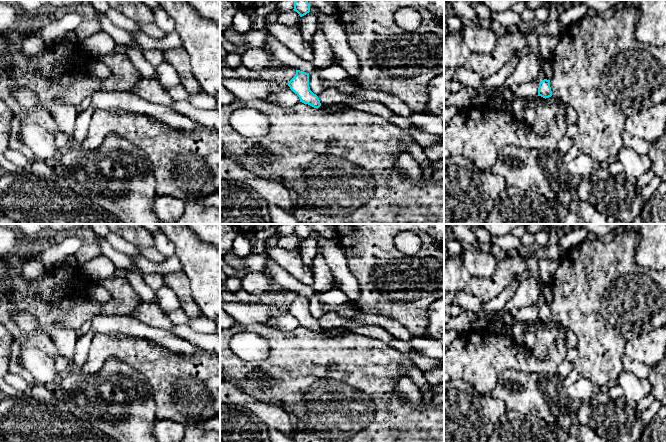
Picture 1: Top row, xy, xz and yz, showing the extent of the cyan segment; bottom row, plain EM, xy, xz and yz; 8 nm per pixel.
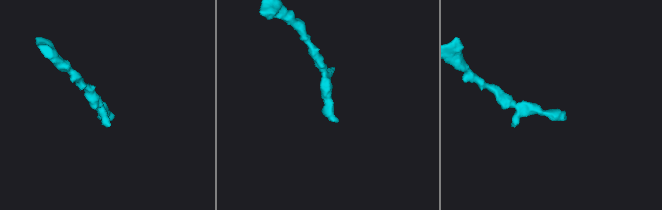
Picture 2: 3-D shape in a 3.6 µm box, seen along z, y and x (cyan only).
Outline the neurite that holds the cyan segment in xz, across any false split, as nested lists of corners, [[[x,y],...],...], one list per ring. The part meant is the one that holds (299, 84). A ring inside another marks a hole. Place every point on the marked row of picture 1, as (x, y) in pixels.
[[[296,70],[295,76],[287,83],[290,89],[299,97],[300,102],[322,110],[348,110],[352,106],[344,103],[331,105],[321,104],[318,96],[309,87],[309,73]]]

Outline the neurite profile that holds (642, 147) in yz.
[[[626,130],[623,133],[623,143],[625,147],[636,151],[640,155],[647,155],[650,149],[649,142],[628,133]]]

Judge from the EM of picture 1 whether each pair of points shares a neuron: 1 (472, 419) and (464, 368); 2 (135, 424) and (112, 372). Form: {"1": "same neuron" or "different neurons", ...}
{"1": "different neurons", "2": "same neuron"}

